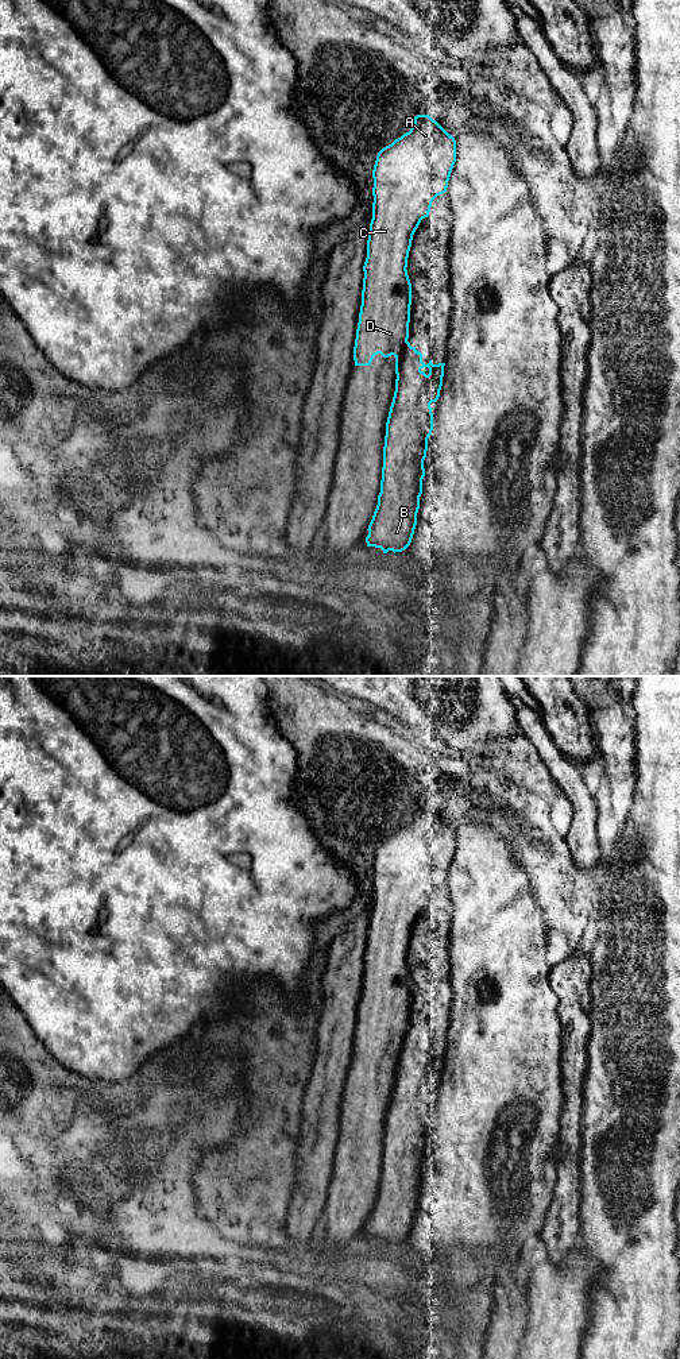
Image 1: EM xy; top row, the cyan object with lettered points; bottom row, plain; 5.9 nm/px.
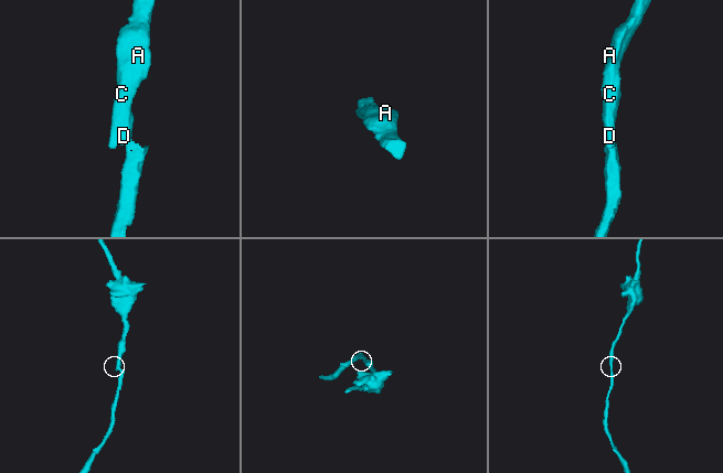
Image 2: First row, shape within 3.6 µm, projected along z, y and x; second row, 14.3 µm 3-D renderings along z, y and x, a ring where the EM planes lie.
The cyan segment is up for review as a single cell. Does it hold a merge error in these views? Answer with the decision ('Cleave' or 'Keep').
Cleave

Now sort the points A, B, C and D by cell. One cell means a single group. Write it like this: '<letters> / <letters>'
A C D / B

